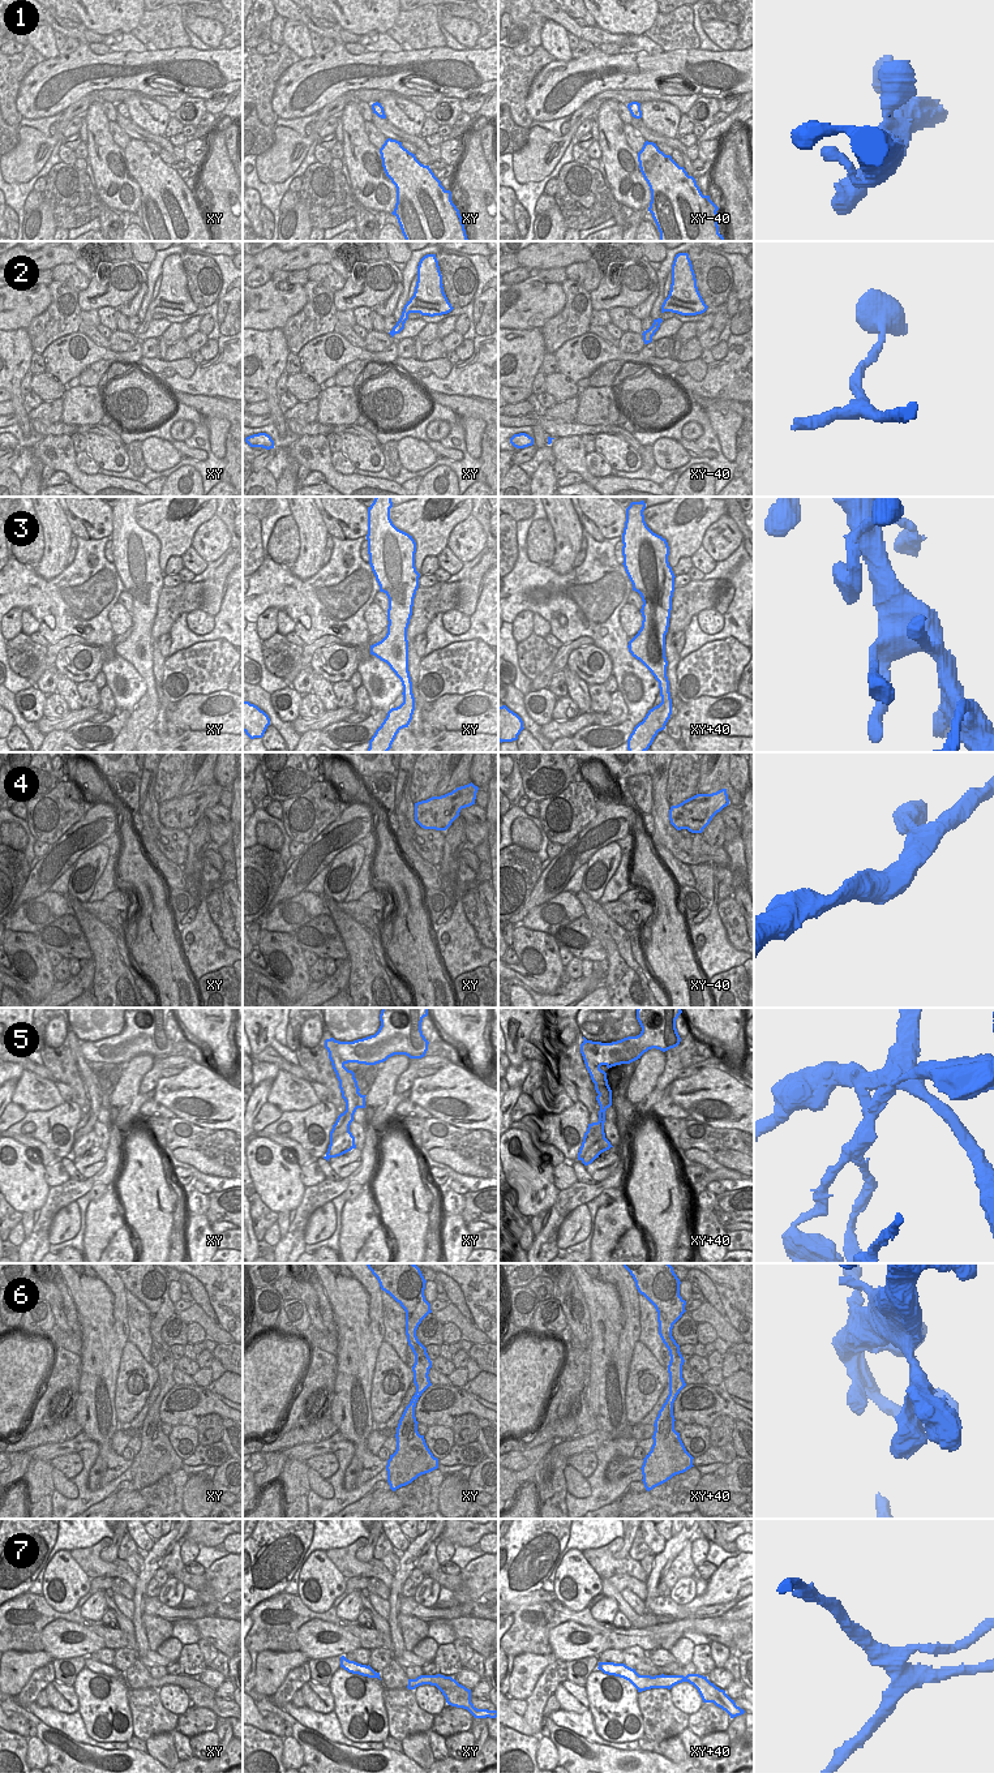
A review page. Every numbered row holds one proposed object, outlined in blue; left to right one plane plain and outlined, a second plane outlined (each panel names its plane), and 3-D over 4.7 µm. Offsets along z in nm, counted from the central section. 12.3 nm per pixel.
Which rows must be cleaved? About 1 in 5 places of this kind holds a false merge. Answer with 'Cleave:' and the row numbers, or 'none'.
Cleave: 5, 7

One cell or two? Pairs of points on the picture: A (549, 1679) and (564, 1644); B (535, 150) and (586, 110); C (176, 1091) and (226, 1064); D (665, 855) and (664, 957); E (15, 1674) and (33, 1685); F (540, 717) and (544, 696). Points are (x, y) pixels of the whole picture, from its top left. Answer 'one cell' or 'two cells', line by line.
A: two cells
B: one cell
C: two cells
D: two cells
E: two cells
F: one cell

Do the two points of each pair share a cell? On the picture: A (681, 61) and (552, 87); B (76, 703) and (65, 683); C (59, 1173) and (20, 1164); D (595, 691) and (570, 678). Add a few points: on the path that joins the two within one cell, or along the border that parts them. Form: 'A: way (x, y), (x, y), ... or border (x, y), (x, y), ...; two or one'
A: way (648, 72), (618, 72), (585, 84); one
B: way (72, 698), (67, 688); one
C: border (43, 1167), (45, 1181), (50, 1186); two
D: border (587, 686), (590, 709); two

